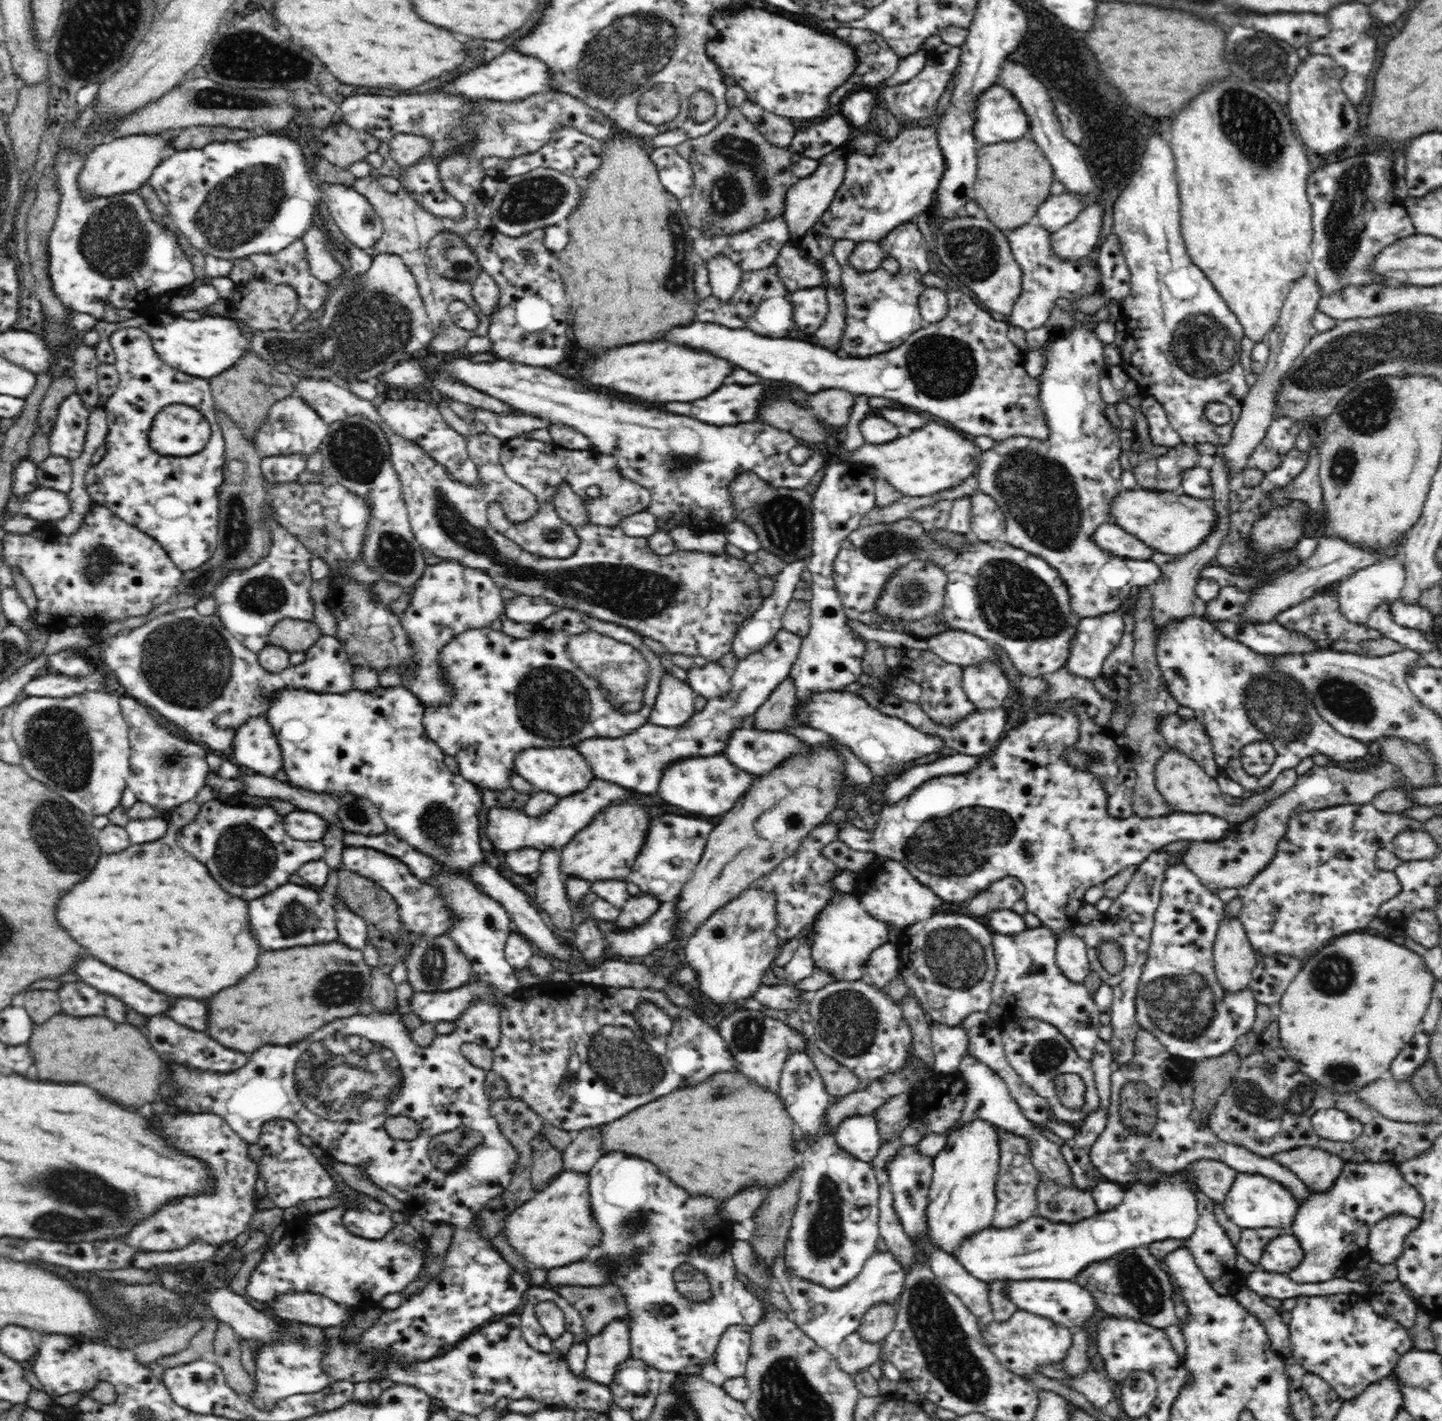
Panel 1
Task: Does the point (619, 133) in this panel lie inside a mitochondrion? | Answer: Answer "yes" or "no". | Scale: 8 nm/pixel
no

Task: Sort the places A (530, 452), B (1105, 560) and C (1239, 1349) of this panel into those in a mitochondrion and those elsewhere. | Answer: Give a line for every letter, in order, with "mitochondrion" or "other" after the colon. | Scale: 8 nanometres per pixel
A: other
B: other
C: mitochondrion

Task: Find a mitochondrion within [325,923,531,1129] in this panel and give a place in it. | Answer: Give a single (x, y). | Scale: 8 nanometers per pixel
(433, 962)

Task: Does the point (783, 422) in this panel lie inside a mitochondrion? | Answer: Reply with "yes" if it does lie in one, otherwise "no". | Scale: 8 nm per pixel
no

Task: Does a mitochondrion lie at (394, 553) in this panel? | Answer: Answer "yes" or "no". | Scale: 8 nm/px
yes

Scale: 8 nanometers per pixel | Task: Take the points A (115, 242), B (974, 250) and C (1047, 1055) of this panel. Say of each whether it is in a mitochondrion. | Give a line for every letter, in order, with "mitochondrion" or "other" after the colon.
A: mitochondrion
B: mitochondrion
C: mitochondrion

